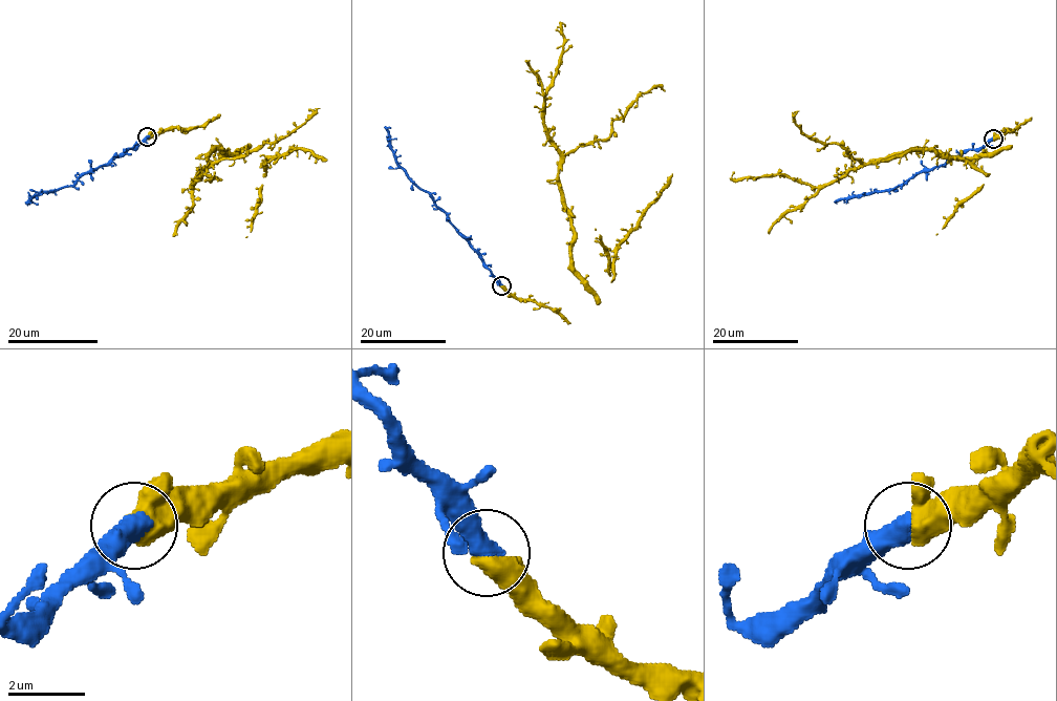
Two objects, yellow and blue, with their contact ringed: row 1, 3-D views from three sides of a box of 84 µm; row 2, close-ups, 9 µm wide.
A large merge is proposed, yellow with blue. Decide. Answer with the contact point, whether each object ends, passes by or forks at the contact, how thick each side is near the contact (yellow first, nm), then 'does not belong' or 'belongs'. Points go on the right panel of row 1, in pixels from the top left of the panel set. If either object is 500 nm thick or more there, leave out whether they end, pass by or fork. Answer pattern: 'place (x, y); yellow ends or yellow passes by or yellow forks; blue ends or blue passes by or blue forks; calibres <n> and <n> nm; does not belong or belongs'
place (993, 139); calibres 650 and 550 nm; belongs

